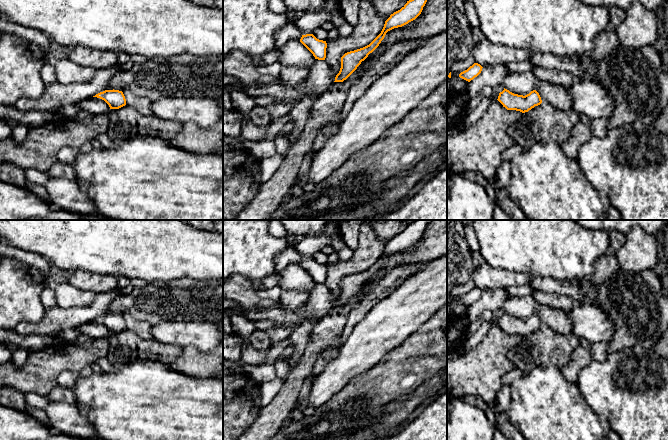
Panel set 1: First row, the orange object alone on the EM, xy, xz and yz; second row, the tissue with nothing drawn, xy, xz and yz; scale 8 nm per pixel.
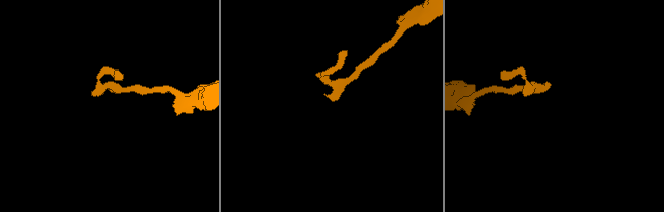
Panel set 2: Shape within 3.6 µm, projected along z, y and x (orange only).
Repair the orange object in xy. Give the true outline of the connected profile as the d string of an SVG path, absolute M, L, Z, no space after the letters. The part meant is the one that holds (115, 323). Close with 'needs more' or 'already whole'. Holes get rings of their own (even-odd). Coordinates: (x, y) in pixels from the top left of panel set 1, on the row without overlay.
M105 314L96 318L93 321L104 324L110 333L119 333L126 329L126 323L122 315L119 314Z; already whole

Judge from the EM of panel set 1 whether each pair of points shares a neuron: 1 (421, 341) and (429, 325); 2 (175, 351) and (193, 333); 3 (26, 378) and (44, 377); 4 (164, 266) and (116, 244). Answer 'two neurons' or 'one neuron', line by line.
1: one neuron
2: two neurons
3: one neuron
4: one neuron

